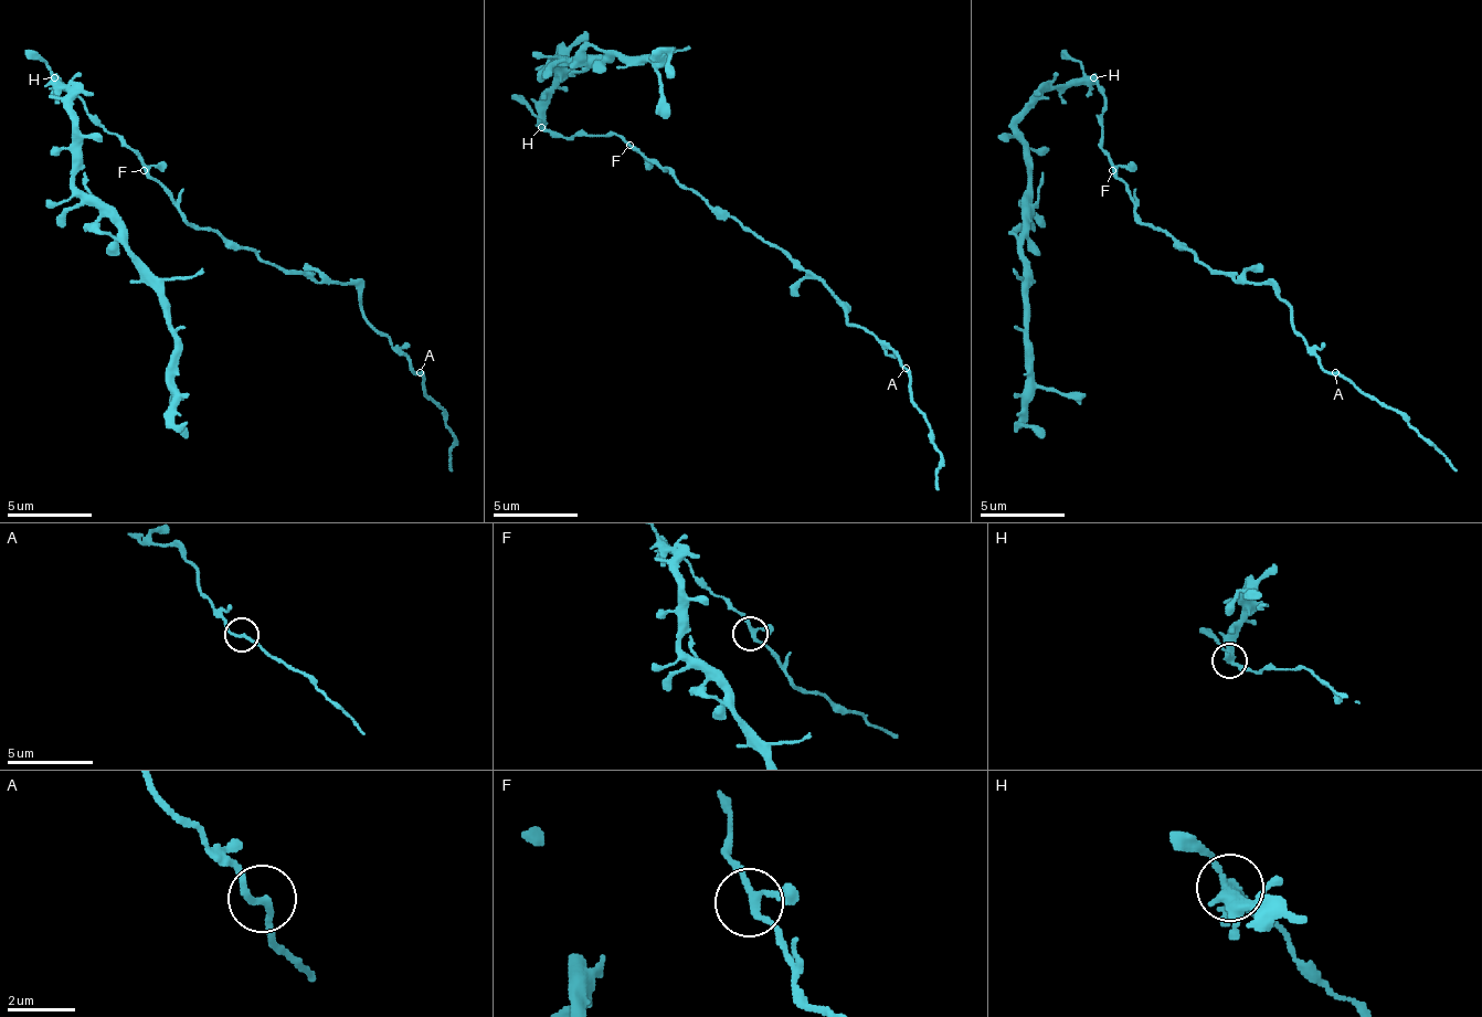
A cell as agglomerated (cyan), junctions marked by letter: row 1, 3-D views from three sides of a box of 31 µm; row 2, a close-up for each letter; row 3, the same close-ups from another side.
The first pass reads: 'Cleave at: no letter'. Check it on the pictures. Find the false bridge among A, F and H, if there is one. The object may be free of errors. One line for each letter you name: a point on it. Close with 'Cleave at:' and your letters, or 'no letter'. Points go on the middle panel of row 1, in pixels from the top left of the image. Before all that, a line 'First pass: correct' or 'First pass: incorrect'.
First pass: incorrect
H: (541, 127)
Cleave at: H

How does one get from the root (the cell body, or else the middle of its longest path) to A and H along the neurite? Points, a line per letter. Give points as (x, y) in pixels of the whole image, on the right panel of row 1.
A: (1117, 170), (1142, 222), (1158, 226), (1210, 268), (1266, 282), (1321, 367), (1334, 371)
H: (1117, 170), (1103, 149), (1103, 89), (1094, 76)

